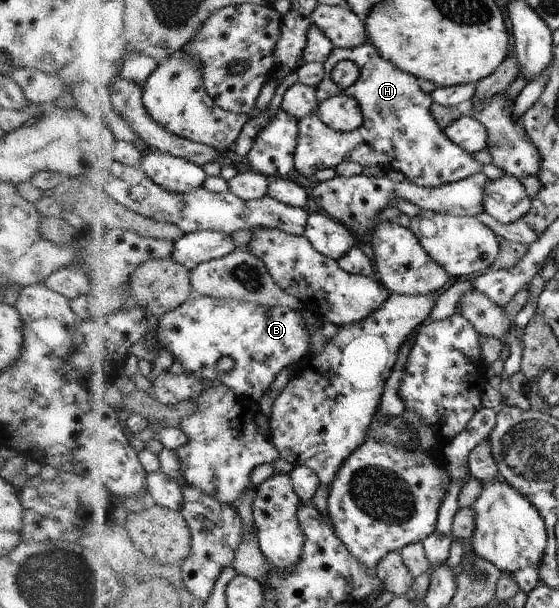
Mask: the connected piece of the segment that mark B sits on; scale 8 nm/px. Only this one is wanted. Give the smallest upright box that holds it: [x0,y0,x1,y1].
[155,294,312,402]

